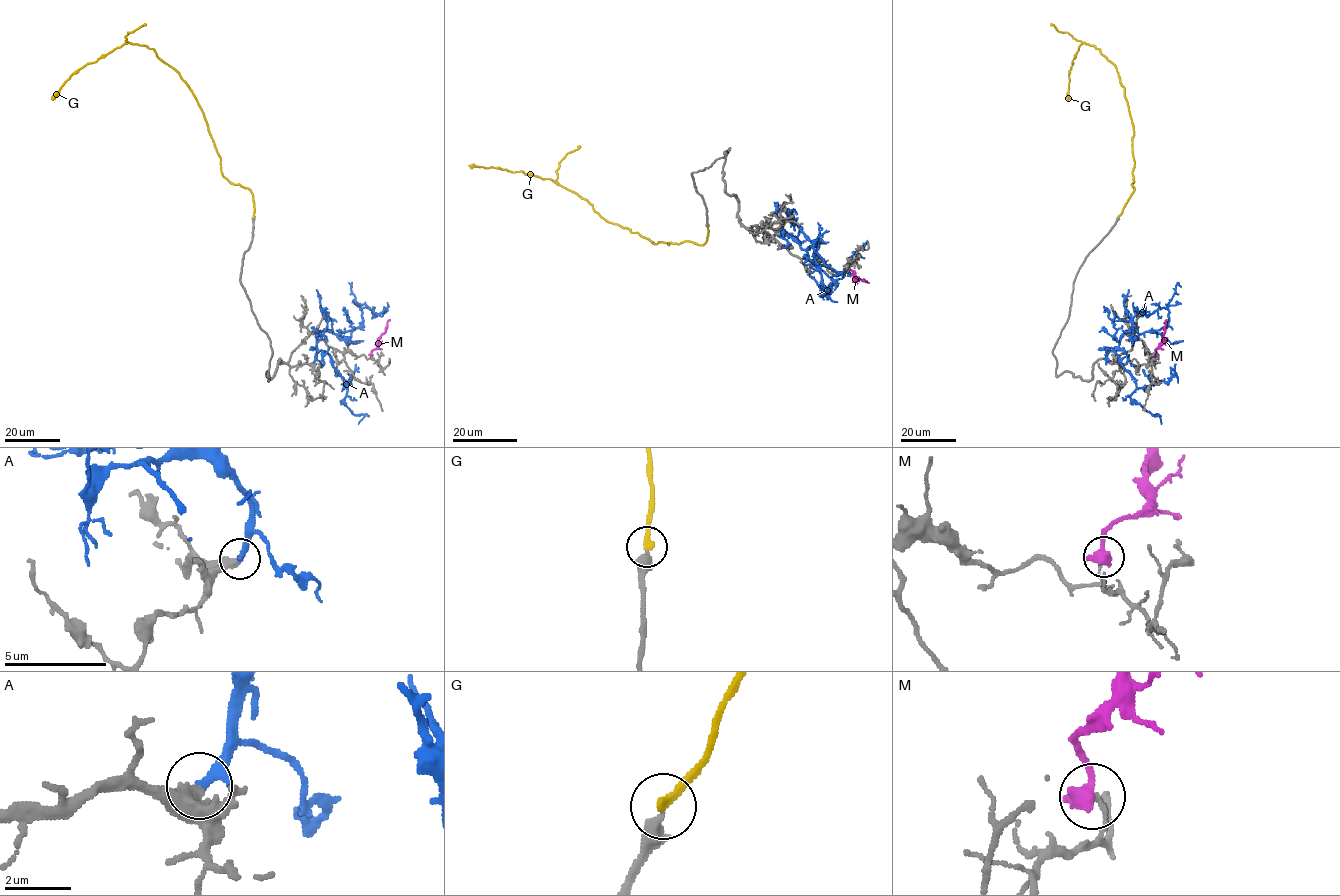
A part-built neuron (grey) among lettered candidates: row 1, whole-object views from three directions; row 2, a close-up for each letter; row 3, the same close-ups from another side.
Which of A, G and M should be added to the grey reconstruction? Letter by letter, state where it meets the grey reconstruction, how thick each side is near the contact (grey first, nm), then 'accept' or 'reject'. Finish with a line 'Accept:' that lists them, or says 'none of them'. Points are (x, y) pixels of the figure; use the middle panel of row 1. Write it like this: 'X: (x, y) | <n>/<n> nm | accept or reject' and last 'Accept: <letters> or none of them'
A: (777, 235) | 360/280 nm | accept
G: (707, 226) | 440/280 nm | reject
M: (847, 271) | 110/550 nm | reject
Accept: A

